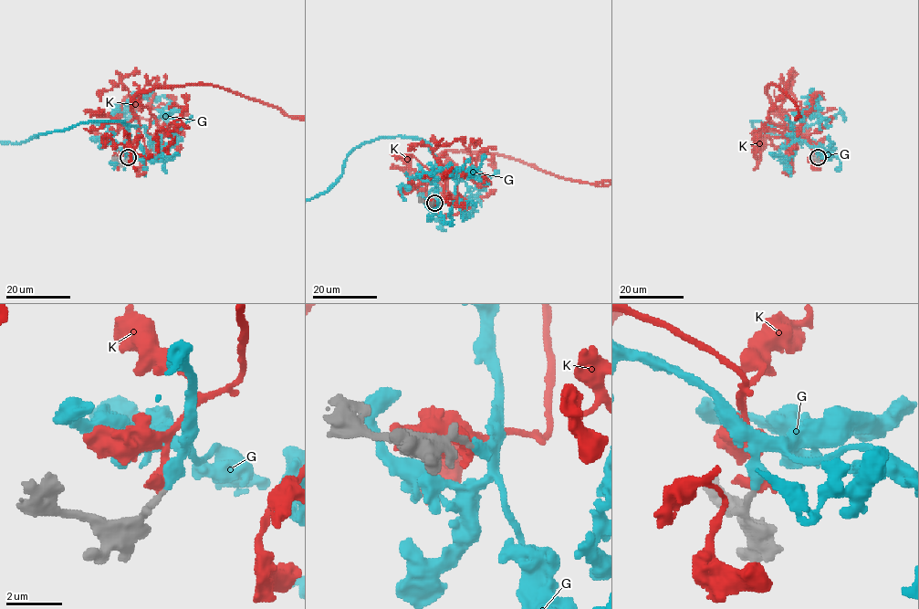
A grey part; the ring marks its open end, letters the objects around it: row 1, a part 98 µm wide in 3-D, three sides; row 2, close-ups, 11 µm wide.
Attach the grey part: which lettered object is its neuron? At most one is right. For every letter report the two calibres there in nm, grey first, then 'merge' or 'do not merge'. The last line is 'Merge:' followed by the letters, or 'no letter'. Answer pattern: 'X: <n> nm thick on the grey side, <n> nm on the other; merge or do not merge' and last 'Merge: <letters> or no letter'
G: 240 nm thick on the grey side, 440 nm on the other; merge
K: 240 nm thick on the grey side, 480 nm on the other; do not merge
Merge: G

